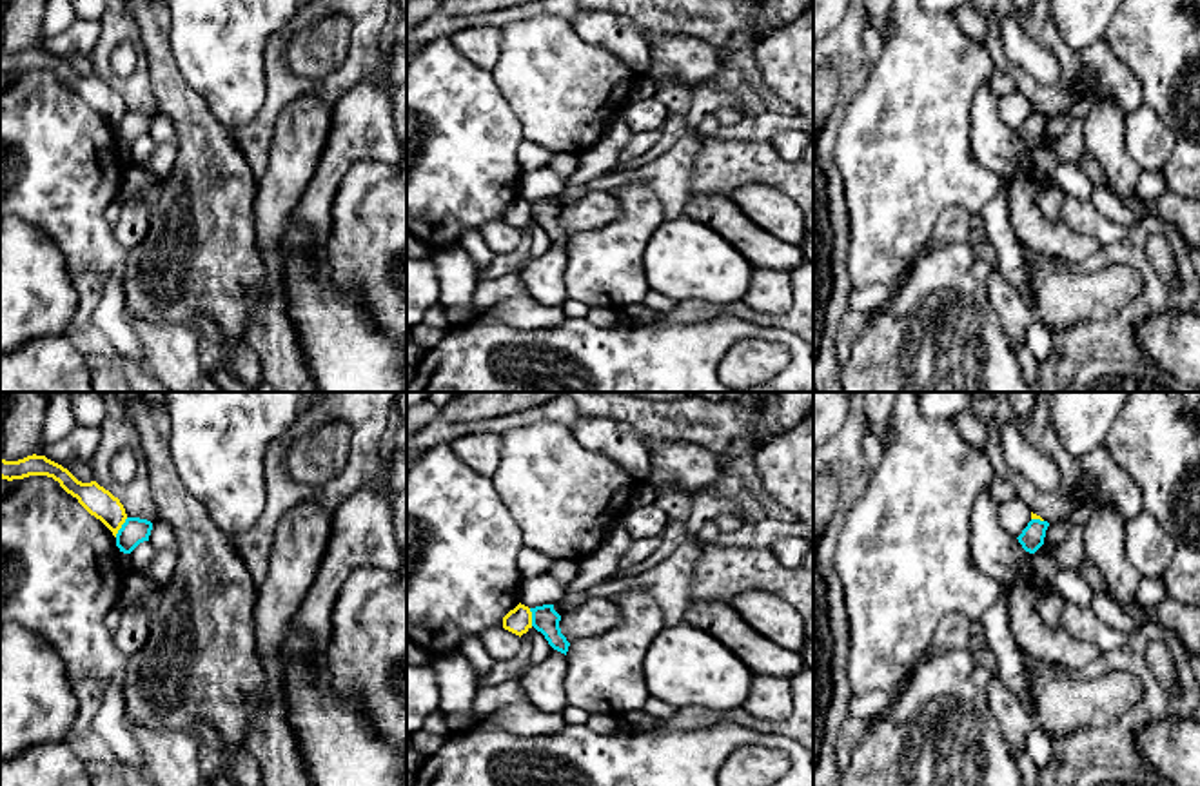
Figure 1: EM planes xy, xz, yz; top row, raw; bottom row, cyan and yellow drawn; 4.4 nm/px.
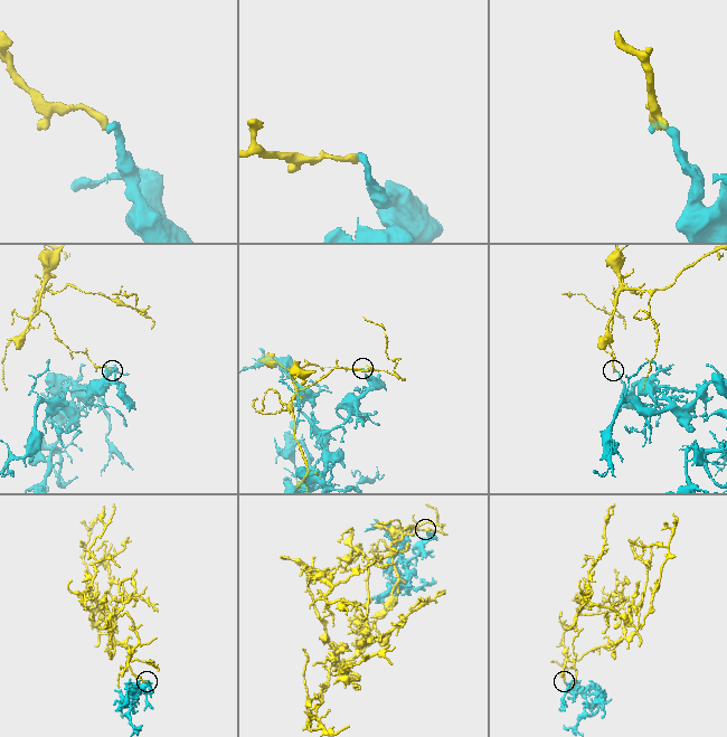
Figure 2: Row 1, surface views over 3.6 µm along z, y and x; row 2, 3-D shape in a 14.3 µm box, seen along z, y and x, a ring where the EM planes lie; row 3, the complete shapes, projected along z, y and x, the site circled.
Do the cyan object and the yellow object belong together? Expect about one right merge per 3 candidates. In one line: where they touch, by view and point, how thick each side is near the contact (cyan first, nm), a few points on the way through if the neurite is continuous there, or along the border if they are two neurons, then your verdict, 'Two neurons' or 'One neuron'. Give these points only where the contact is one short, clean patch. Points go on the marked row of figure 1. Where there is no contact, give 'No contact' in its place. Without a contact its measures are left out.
Touches cyan at xy (122, 527). Thickness 120 nm (cyan) against 130 nm. Boundary: xy (127, 518), (115, 536). Two neurons

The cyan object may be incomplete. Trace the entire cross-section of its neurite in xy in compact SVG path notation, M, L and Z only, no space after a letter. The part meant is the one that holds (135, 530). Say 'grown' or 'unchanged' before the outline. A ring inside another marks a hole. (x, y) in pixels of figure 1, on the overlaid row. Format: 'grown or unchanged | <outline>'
unchanged | M127 517L116 534L116 546L131 554L140 543L149 541L152 523L140 517Z

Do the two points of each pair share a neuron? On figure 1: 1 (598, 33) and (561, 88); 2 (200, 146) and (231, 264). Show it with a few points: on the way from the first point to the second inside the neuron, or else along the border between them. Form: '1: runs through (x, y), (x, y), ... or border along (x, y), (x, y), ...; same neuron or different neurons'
1: border along (569, 20), (585, 40), (609, 49), (627, 64); different neurons
2: runs through (207, 175), (207, 235); same neuron

